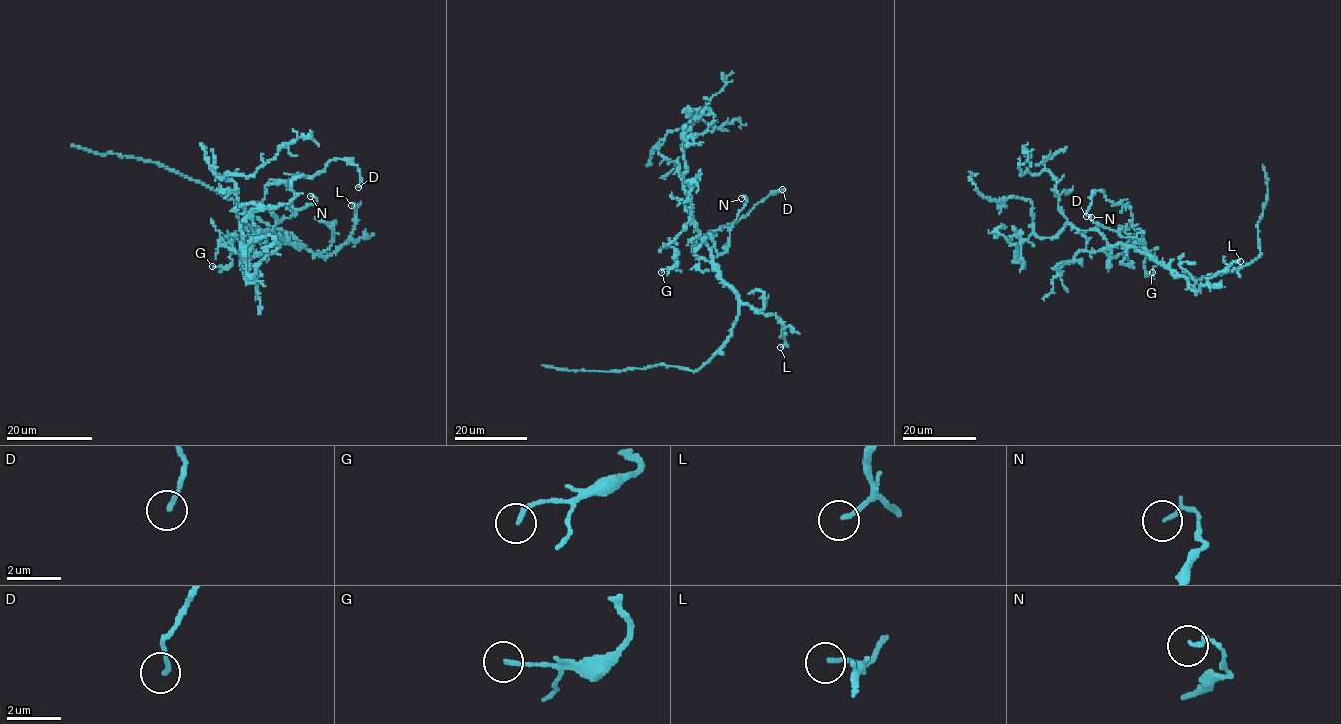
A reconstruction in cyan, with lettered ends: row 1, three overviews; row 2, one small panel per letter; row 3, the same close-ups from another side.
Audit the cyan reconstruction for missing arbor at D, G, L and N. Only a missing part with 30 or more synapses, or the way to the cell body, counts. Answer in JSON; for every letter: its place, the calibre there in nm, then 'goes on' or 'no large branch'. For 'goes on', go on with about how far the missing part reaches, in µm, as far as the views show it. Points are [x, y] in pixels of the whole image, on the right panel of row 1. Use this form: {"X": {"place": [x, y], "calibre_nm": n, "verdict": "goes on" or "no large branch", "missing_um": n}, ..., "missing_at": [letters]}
{"D": {"place": [1086, 216], "calibre_nm": 160, "verdict": "no large branch"}, "G": {"place": [1152, 272], "calibre_nm": 150, "verdict": "no large branch"}, "L": {"place": [1240, 261], "calibre_nm": 130, "verdict": "no large branch"}, "N": {"place": [1091, 217], "calibre_nm": 140, "verdict": "no large branch"}, "missing_at": []}

